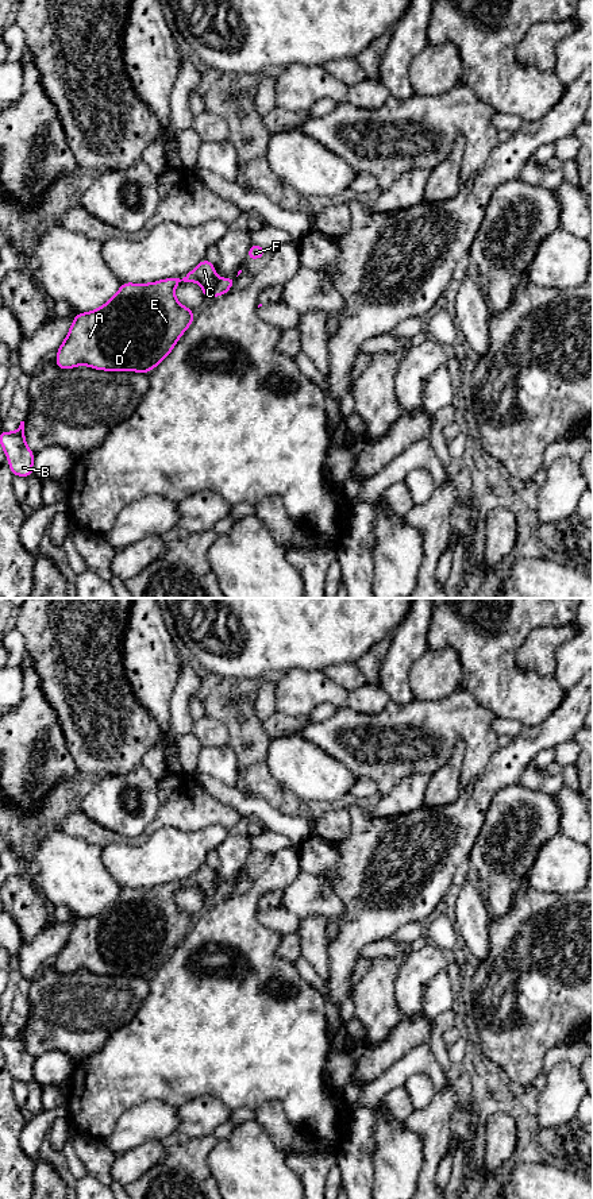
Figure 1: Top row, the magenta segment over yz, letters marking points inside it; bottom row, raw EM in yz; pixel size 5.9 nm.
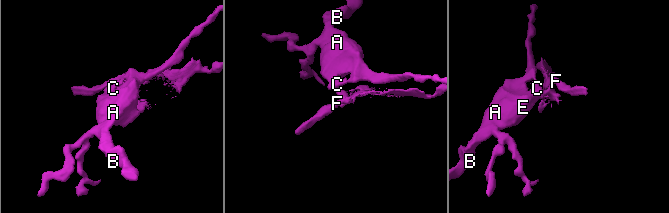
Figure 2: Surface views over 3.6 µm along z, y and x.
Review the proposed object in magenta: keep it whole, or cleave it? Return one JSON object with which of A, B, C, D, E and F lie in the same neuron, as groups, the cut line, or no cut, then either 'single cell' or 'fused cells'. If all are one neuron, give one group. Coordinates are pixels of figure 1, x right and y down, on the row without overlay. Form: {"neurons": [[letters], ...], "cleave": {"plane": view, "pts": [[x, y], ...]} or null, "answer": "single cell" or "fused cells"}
{"neurons": [["A", "B", "C", "D", "E"], ["F"]], "cleave": {"plane": "yz", "pts": [[219, 885], [212, 899]]}, "answer": "fused cells"}

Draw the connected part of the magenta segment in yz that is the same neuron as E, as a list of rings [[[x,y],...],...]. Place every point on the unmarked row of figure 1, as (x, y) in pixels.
[[[204,864],[182,884],[123,887],[103,911],[76,920],[58,953],[58,974],[86,969],[107,976],[151,976],[169,960],[195,922],[195,917],[174,902],[181,886],[199,887],[209,905],[219,883],[215,871]]]

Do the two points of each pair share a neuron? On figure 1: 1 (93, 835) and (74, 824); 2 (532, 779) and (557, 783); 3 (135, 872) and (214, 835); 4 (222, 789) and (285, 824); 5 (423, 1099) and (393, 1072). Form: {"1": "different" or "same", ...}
{"1": "same", "2": "same", "3": "same", "4": "same", "5": "different"}

